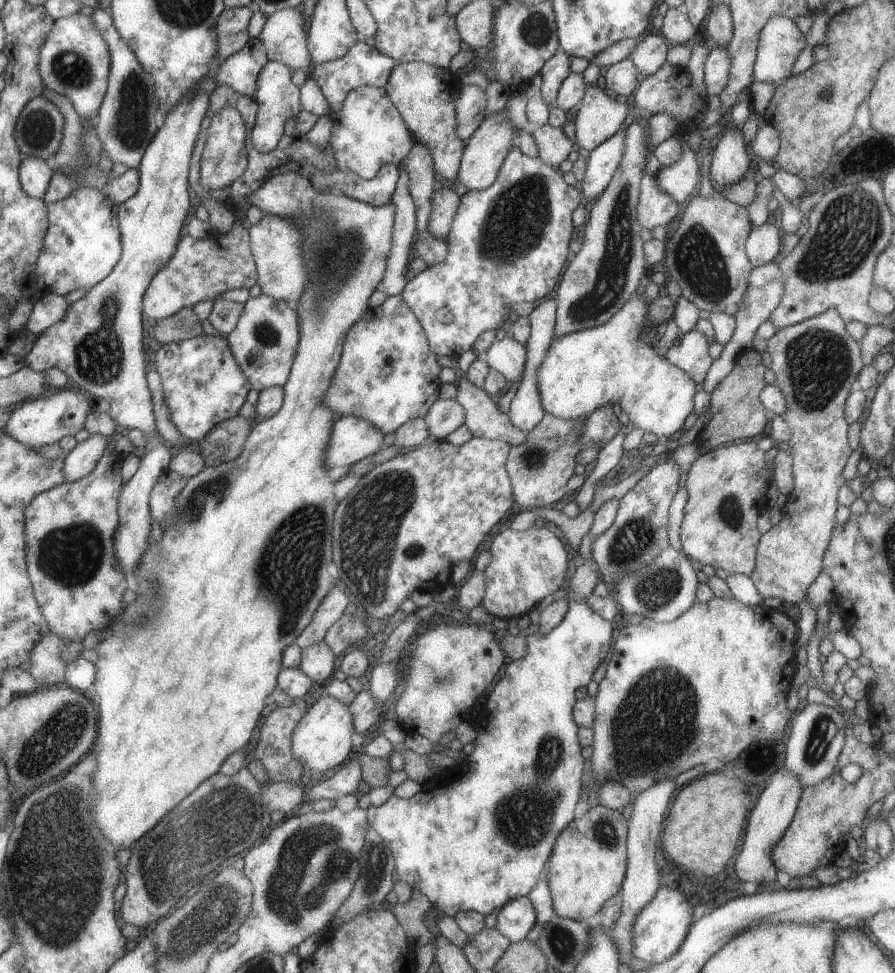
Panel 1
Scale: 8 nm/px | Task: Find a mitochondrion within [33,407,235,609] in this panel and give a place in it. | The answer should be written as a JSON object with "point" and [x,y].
{"point":[71,556]}

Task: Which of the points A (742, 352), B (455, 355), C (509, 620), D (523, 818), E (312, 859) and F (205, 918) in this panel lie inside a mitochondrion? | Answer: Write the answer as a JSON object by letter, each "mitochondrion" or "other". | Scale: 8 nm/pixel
{"A":"other","B":"other","C":"other","D":"mitochondrion","E":"mitochondrion","F":"mitochondrion"}

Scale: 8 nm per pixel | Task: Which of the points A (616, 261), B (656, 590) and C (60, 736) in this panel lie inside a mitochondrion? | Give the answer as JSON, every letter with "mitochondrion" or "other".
{"A":"mitochondrion","B":"mitochondrion","C":"mitochondrion"}

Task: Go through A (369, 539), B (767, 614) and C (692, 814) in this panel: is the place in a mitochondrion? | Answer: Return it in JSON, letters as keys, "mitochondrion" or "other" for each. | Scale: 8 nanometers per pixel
{"A":"mitochondrion","B":"other","C":"other"}

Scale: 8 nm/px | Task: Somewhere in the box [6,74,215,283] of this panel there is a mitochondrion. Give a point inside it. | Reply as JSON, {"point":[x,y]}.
{"point":[38,129]}

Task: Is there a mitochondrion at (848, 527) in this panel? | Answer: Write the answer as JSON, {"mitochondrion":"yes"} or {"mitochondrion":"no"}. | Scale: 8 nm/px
{"mitochondrion":"no"}

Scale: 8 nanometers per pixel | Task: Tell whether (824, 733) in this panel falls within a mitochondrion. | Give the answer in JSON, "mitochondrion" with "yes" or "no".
{"mitochondrion":"yes"}

